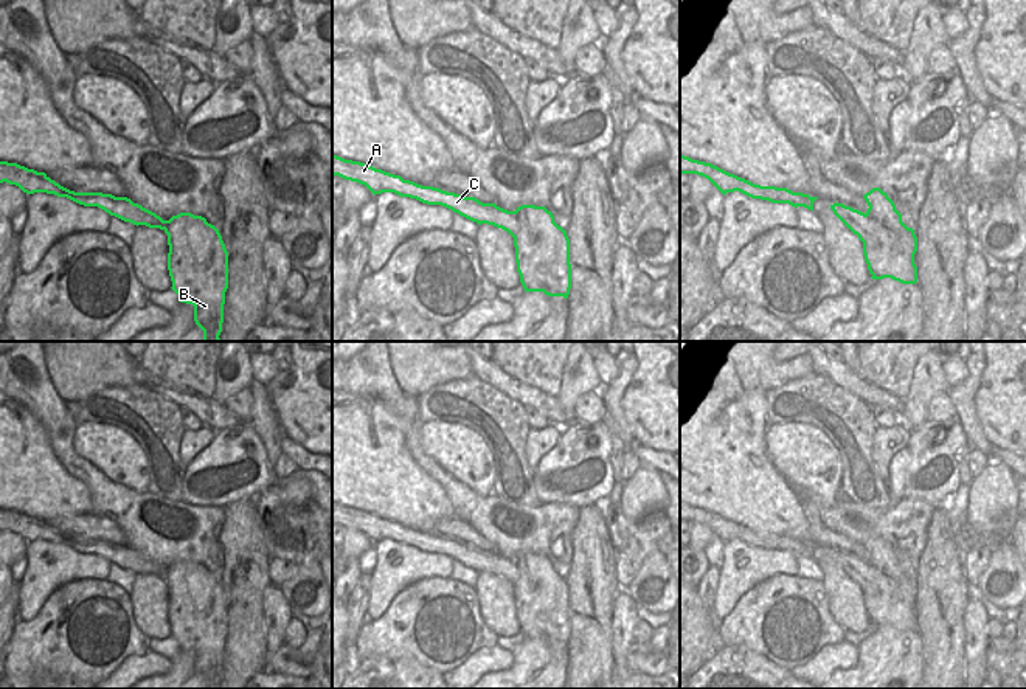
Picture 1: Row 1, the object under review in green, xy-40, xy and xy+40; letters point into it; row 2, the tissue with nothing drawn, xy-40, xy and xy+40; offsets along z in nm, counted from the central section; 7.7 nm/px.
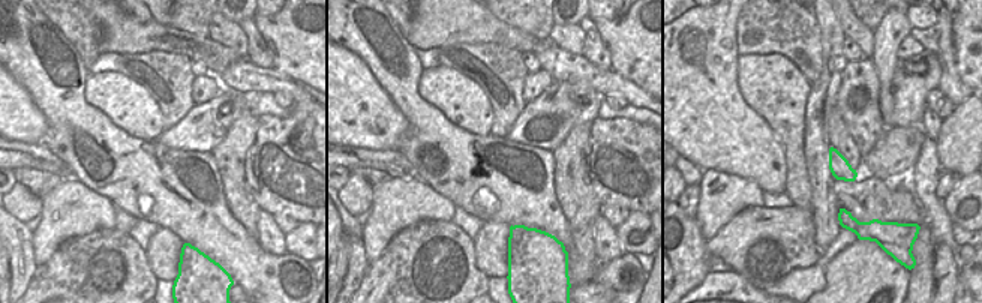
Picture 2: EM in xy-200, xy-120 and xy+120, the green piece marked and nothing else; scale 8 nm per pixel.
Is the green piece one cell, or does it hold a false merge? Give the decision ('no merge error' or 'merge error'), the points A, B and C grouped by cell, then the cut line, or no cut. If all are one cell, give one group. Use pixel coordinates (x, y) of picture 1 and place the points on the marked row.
merge error; groups A C / B; cut xy+40 (866, 213), (890, 228), (902, 247), (877, 250), (873, 273)

